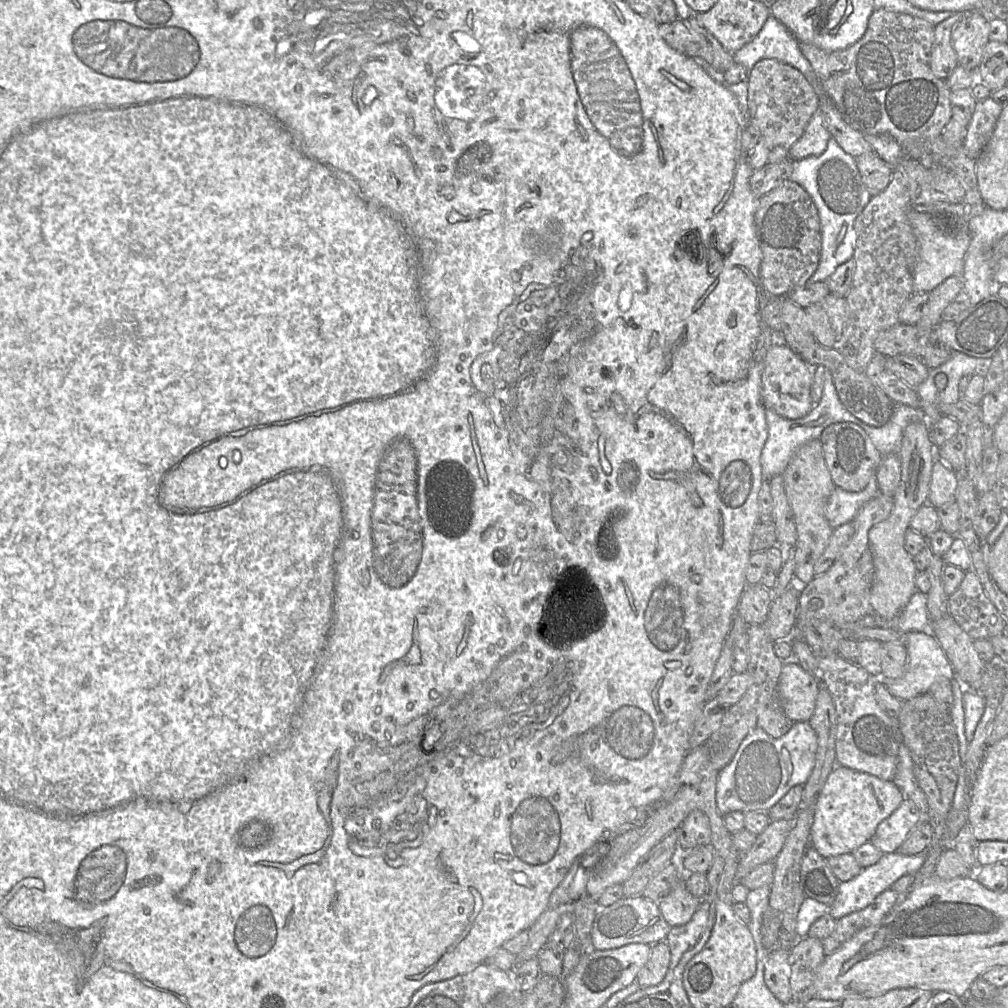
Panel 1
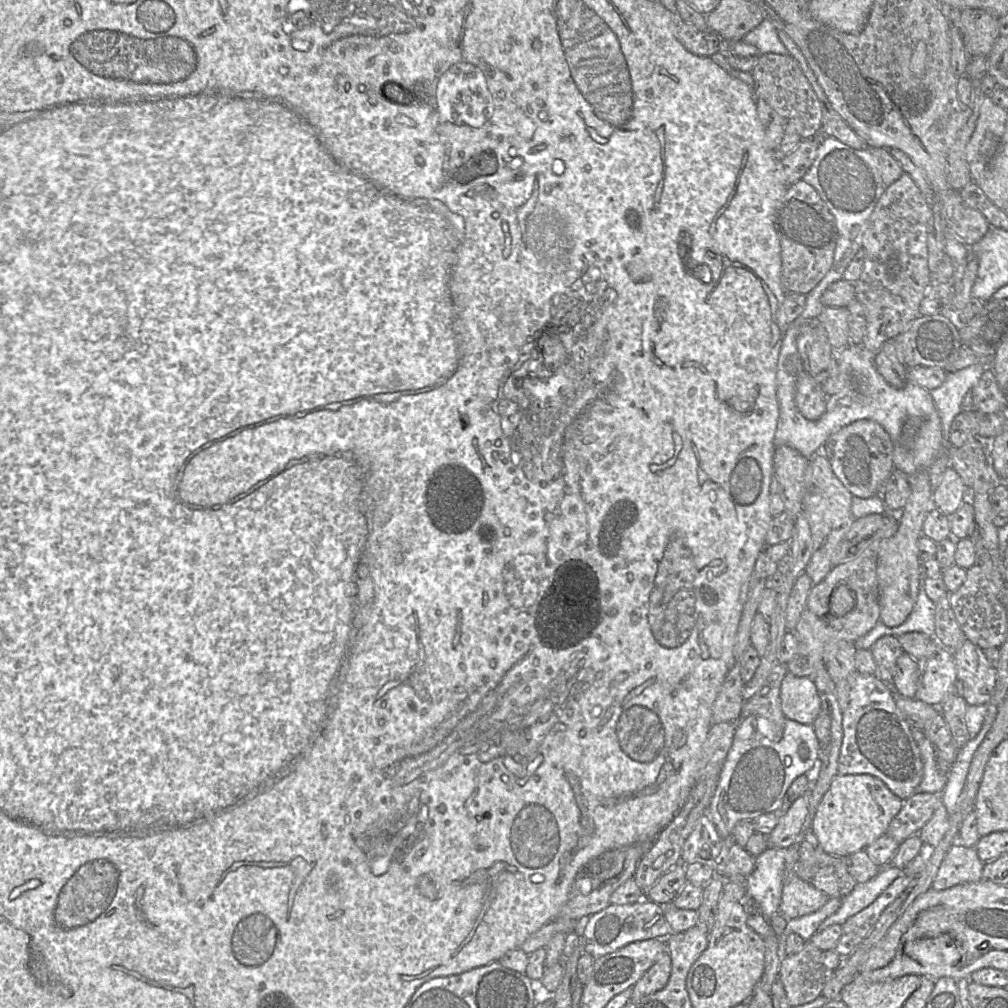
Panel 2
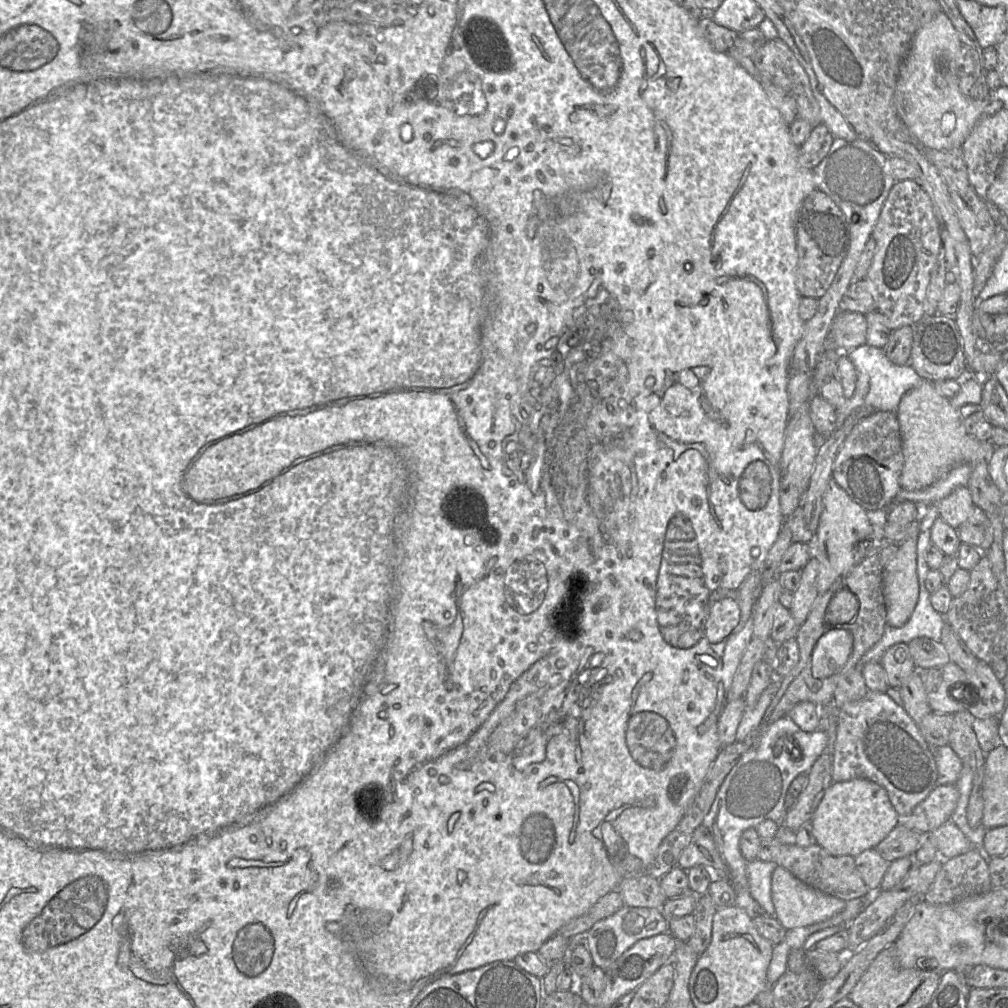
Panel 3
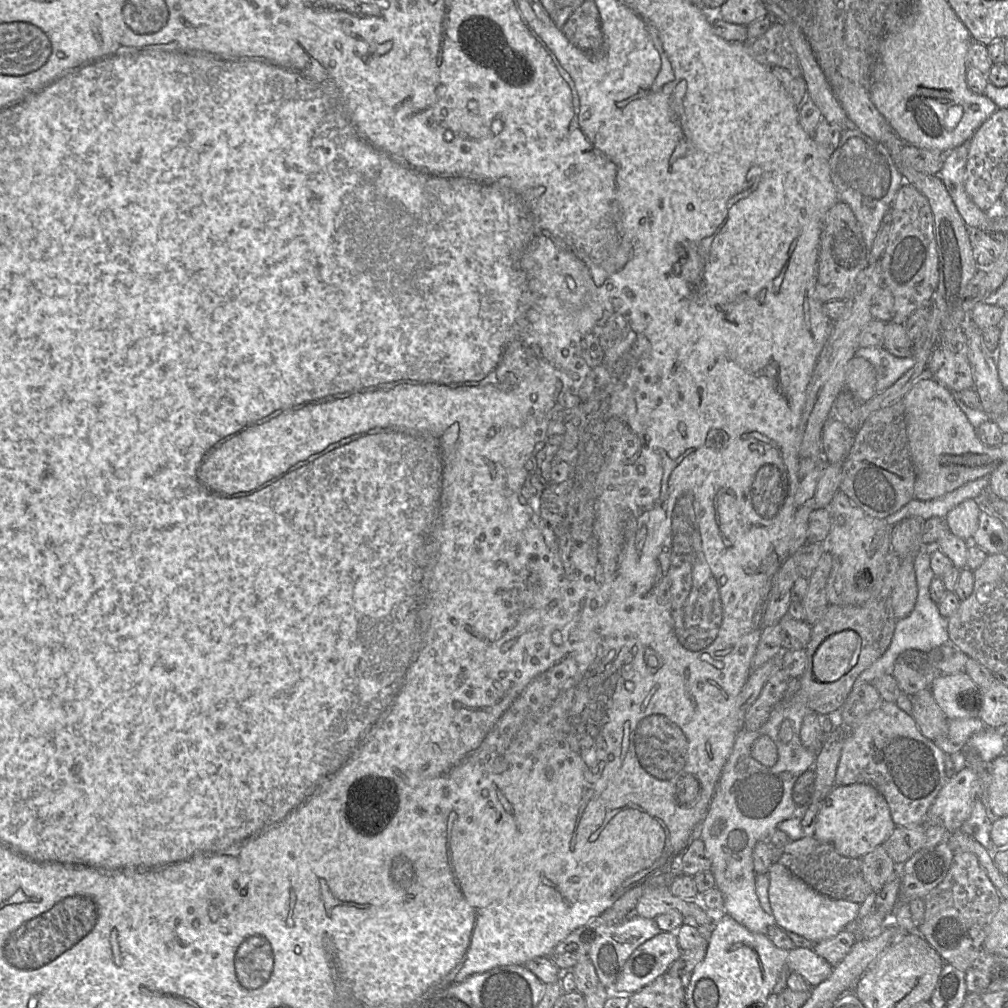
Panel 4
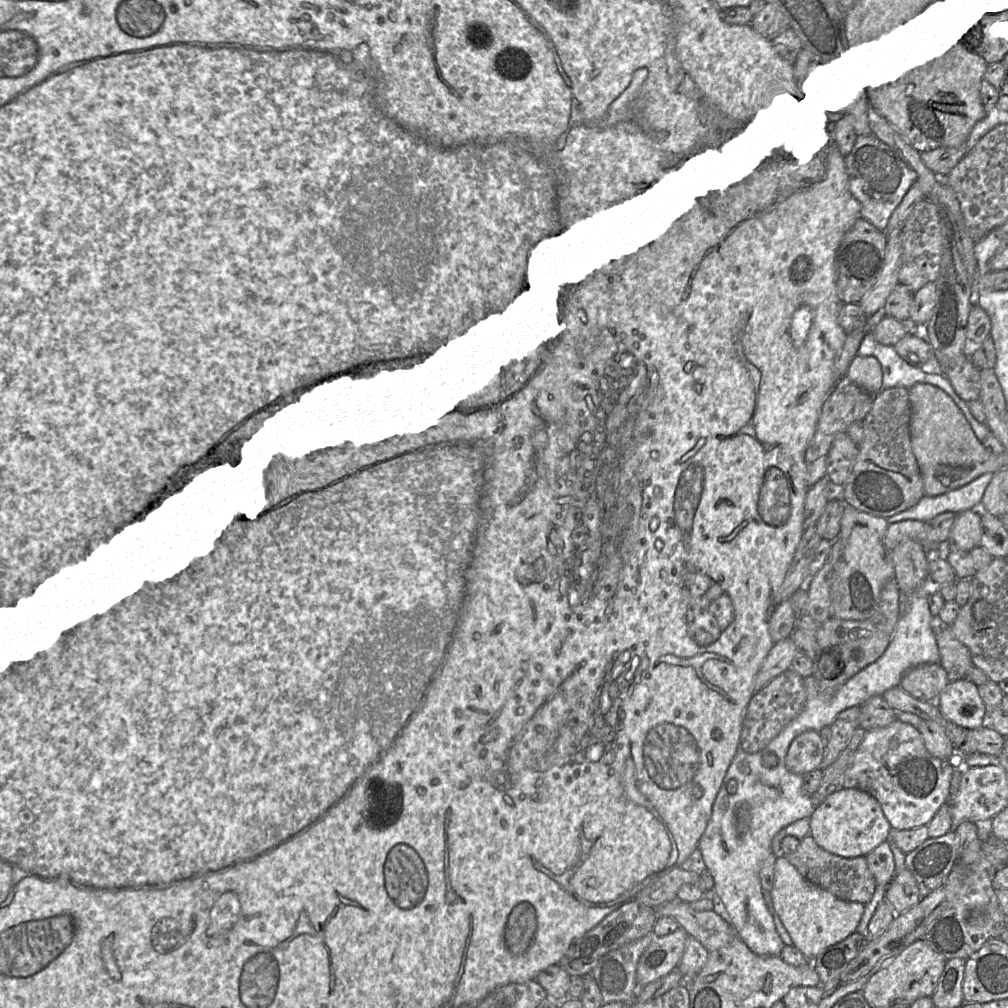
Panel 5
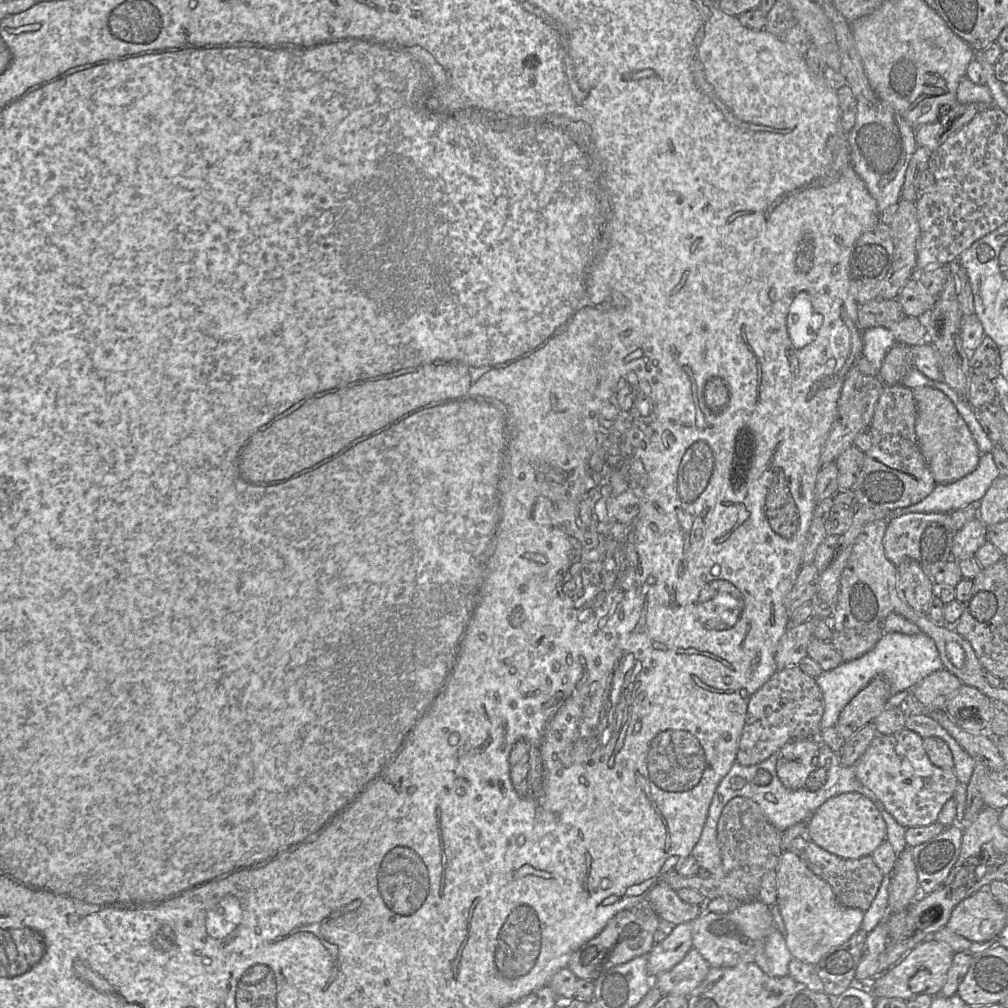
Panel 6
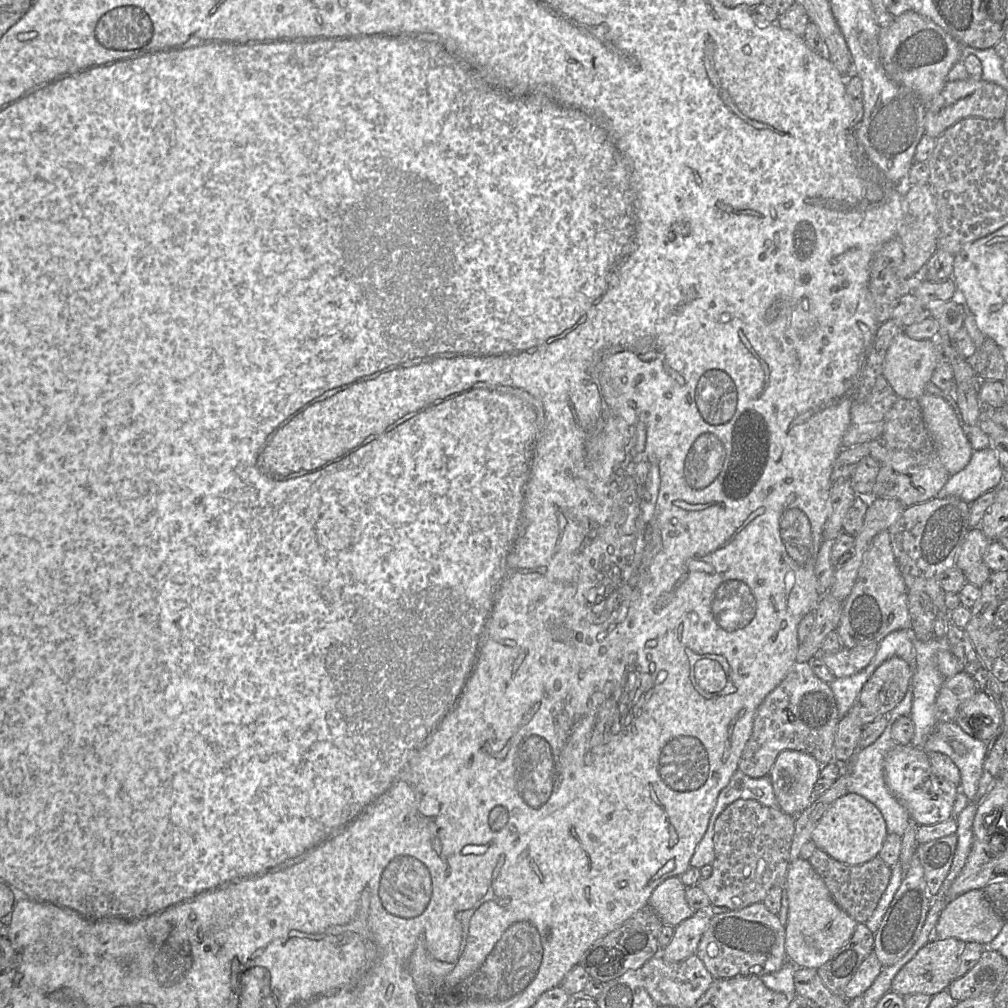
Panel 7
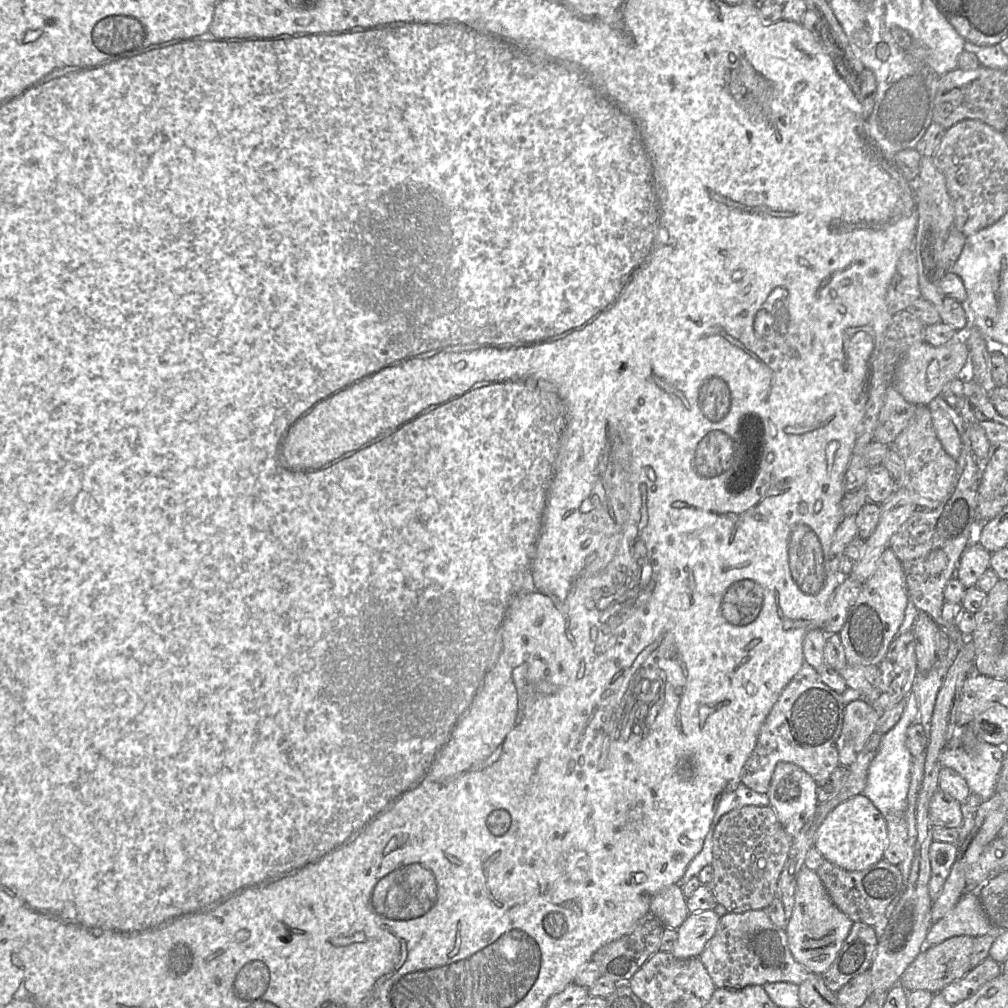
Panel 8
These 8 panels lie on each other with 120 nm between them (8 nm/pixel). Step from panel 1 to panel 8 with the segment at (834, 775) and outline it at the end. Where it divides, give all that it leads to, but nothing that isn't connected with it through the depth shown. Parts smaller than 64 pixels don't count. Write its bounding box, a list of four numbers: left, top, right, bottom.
[814,794,887,871]

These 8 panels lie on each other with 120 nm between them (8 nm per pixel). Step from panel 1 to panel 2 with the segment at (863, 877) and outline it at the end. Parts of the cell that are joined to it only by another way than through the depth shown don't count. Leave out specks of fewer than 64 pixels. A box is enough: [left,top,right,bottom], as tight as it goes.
[817,864,903,932]

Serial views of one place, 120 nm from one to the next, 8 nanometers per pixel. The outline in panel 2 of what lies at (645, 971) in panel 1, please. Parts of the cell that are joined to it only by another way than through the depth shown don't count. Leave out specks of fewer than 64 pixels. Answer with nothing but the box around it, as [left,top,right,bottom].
[631,950,672,999]

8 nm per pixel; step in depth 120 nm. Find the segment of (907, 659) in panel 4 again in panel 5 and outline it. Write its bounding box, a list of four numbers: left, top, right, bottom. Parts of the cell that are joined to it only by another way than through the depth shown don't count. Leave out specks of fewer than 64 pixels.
[899,663,950,702]

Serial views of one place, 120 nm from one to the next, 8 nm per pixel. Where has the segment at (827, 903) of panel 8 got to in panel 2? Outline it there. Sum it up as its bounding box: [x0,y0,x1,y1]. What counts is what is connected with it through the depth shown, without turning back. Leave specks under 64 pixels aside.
[779,873,828,919]

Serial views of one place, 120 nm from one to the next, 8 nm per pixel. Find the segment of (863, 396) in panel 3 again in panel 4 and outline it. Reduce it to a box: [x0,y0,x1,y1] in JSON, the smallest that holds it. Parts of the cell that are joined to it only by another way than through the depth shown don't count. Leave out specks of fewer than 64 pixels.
[855,347,915,392]

